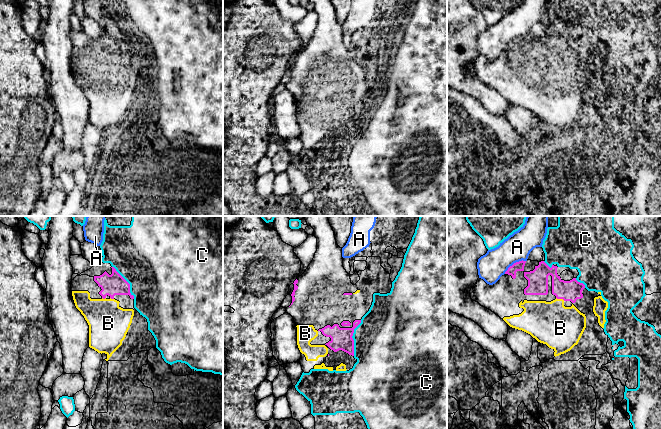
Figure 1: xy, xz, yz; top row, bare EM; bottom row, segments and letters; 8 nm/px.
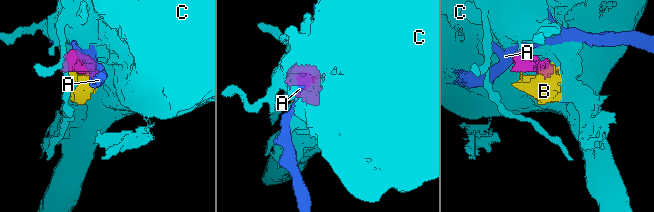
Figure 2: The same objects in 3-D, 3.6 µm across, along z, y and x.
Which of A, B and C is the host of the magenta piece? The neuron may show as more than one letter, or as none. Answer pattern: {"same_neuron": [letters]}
{"same_neuron": ["B"]}

